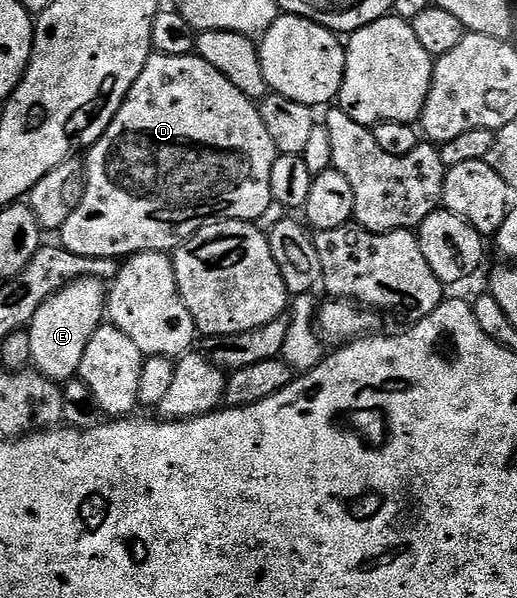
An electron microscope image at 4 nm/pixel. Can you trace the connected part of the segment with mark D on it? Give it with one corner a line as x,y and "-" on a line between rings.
153,53
147,59
145,69
141,69
141,77
129,89
121,109
117,109
117,117
105,129
102,137
86,152
85,182
83,196
69,221
65,221
61,232
61,246
64,251
73,253
77,257
90,259
114,259
122,261
132,255
140,255
146,251
174,252
175,248
182,247
191,236
196,235
202,227
212,221
241,221
242,223
255,223
273,207
269,176
273,173
273,161
276,157
273,137
269,137
269,129
265,129
265,121
261,121
257,103
241,93
237,86
223,76
208,61
199,54
169,57

